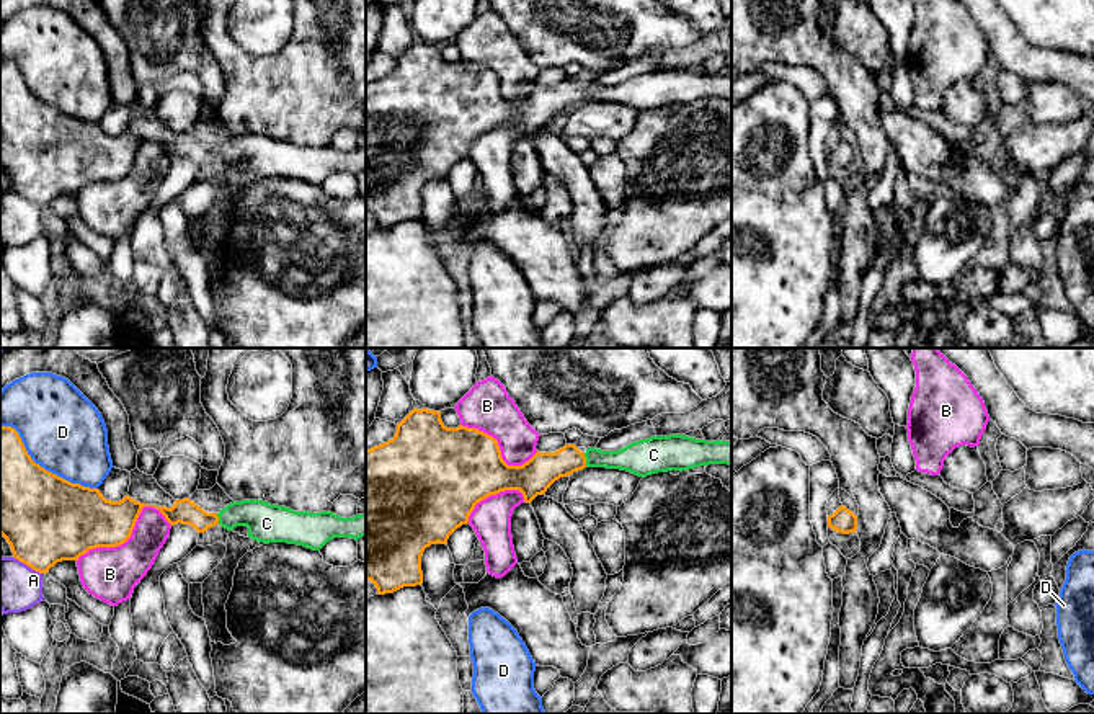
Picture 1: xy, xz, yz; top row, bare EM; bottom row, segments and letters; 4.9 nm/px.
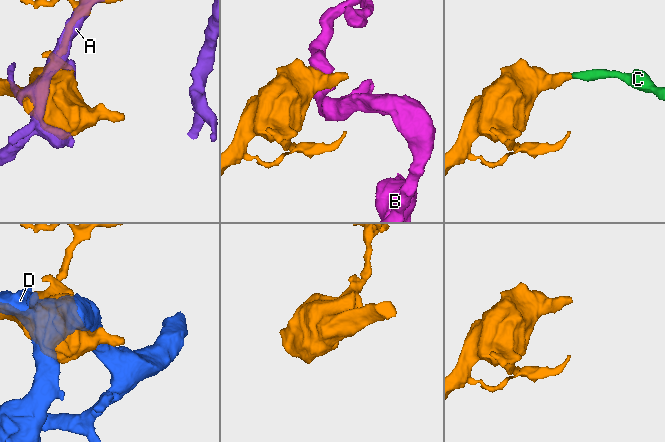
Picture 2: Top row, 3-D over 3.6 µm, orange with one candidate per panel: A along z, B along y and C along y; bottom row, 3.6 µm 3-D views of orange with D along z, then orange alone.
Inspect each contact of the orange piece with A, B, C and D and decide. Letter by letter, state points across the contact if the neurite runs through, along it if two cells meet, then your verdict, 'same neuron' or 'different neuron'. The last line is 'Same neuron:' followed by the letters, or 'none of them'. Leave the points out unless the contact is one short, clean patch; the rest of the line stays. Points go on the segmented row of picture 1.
A: different neuron
B: different neuron
C: same neuron
D: different neuron
Same neuron: C

